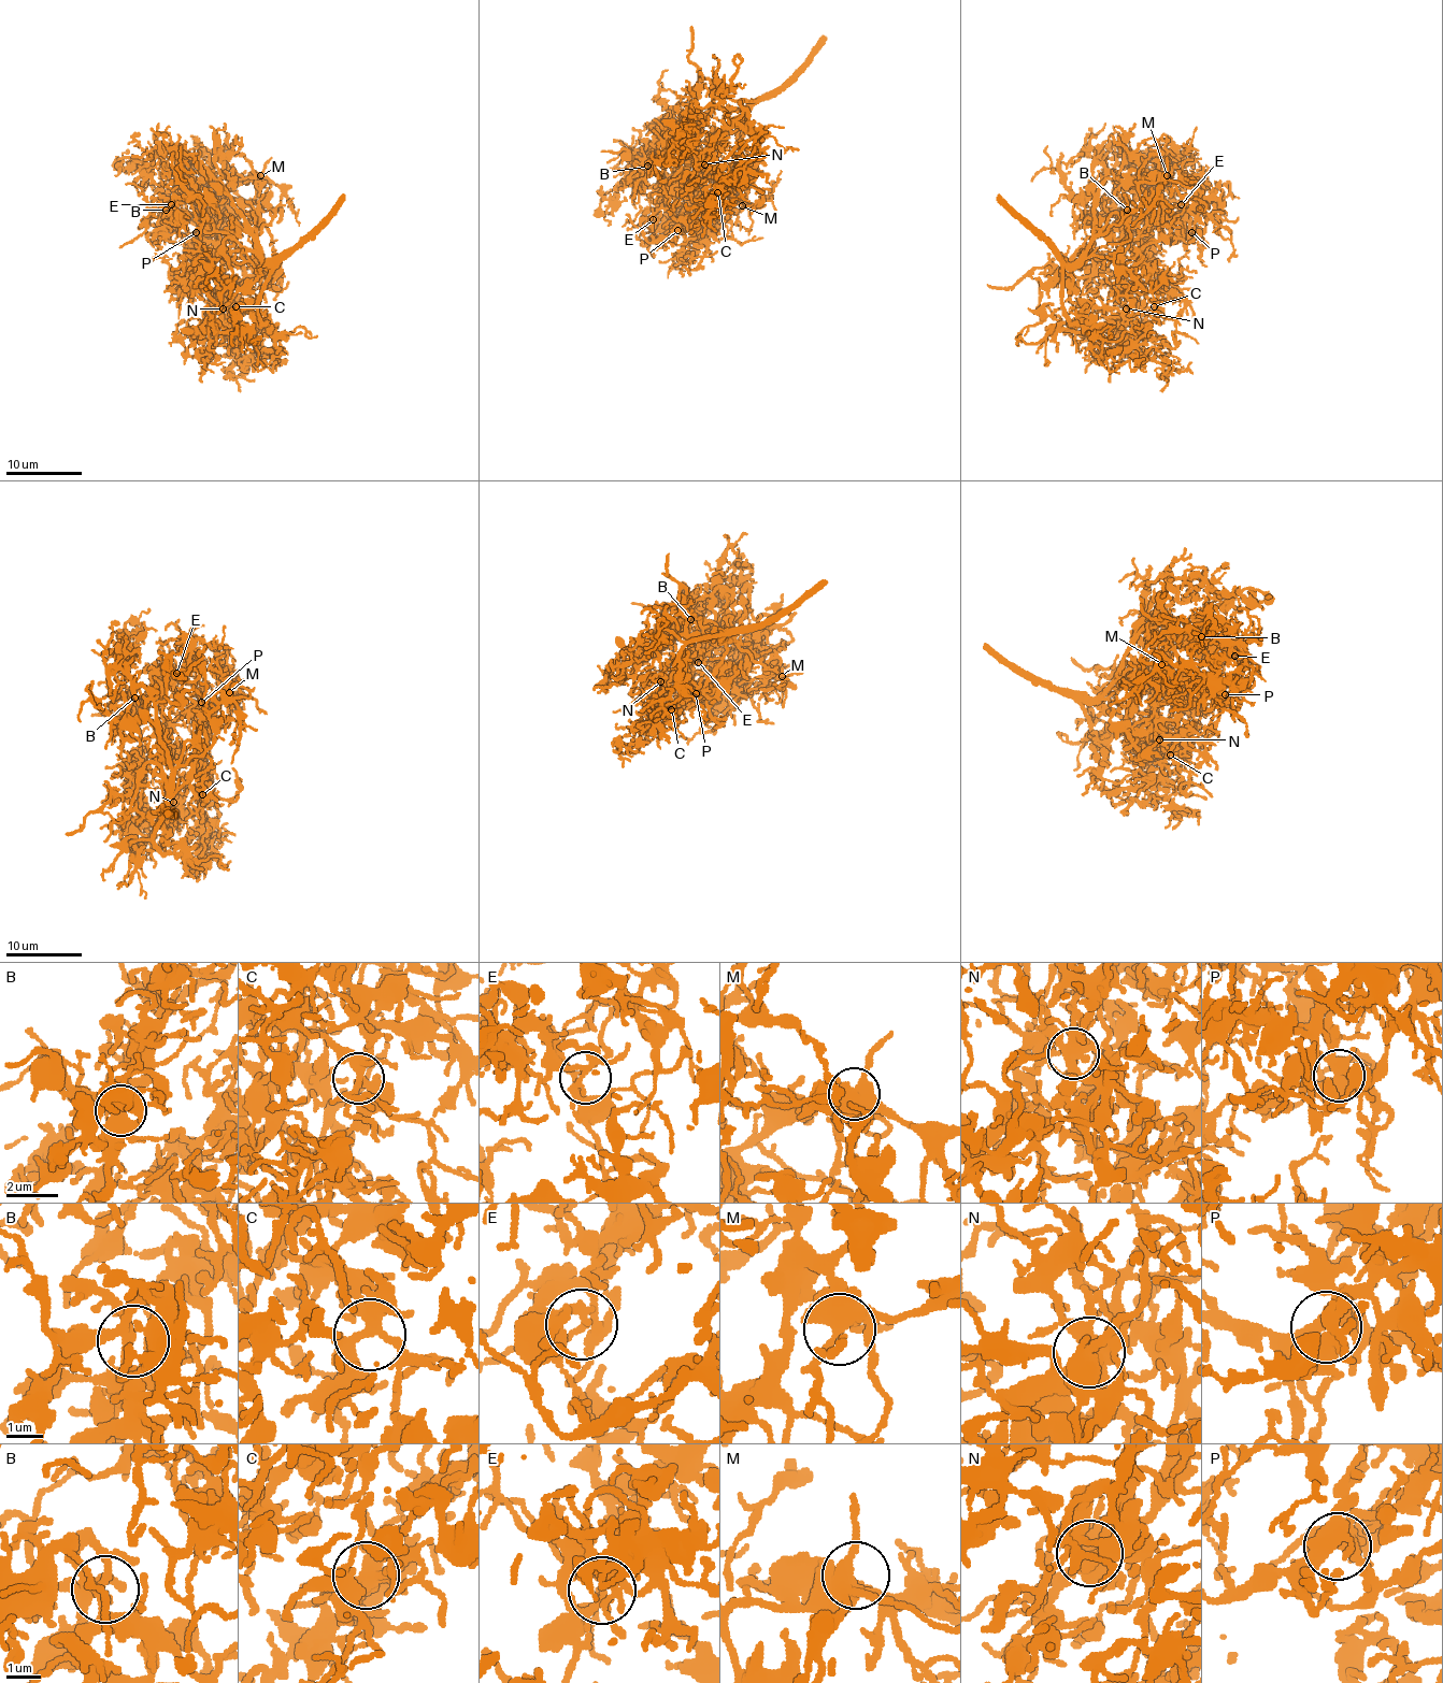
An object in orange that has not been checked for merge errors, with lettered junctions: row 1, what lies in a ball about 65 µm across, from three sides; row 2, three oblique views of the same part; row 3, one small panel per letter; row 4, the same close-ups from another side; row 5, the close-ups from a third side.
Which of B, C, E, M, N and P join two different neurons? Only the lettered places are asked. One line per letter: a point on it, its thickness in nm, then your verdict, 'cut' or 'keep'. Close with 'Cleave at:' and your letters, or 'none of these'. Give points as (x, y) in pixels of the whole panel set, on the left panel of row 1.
B: at (166, 210); 240 nm thick; keep
C: at (236, 306); 360 nm thick; keep
E: at (171, 204); 220 nm thick; keep
M: at (260, 175); 480 nm thick; keep
N: at (223, 308); 440 nm thick; keep
P: at (196, 232); 480 nm thick; keep
Cleave at: none of these

